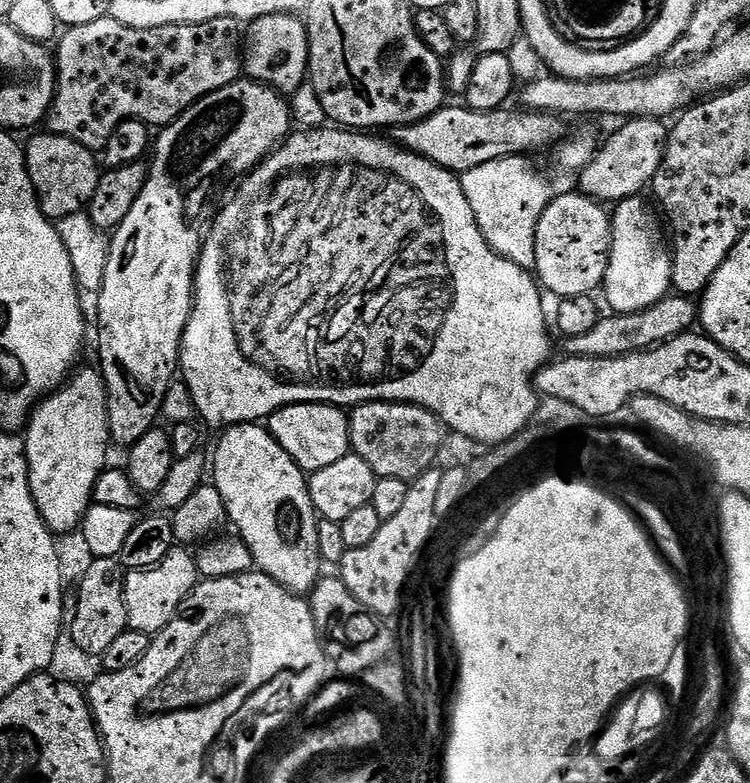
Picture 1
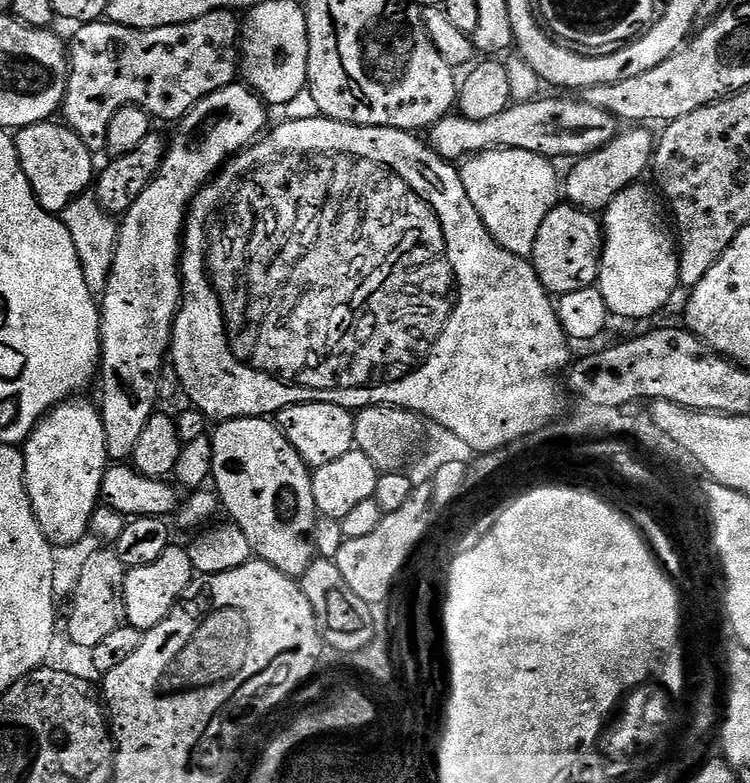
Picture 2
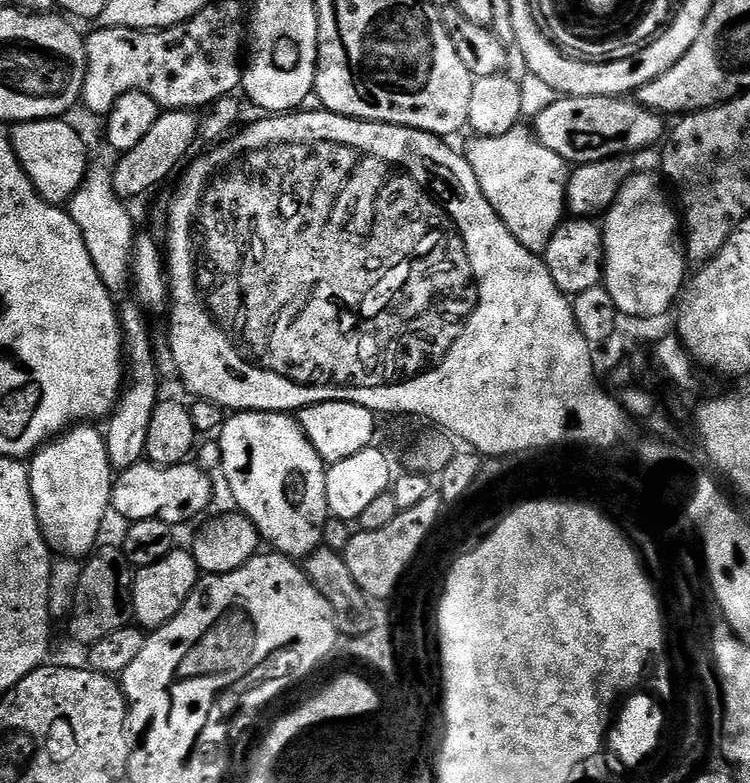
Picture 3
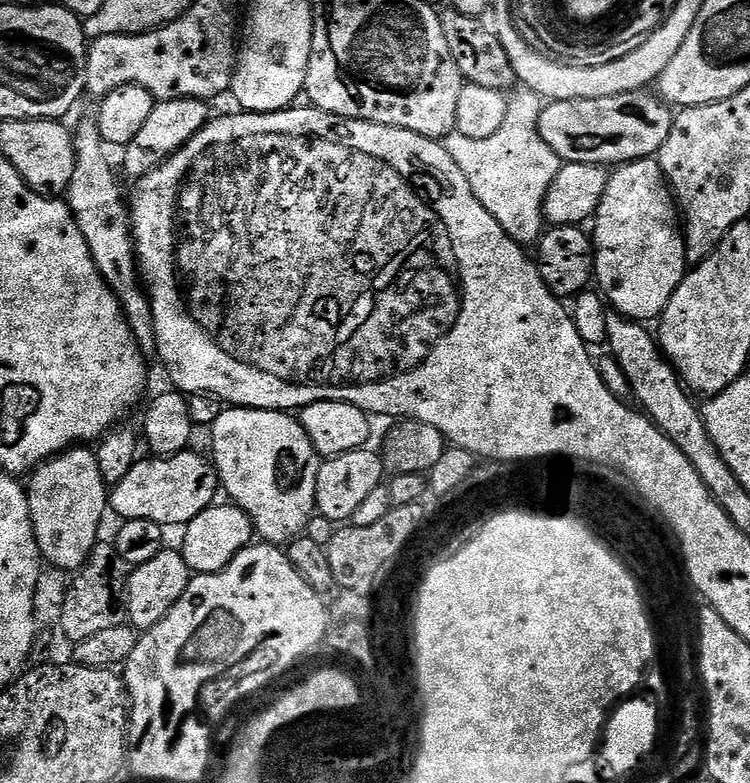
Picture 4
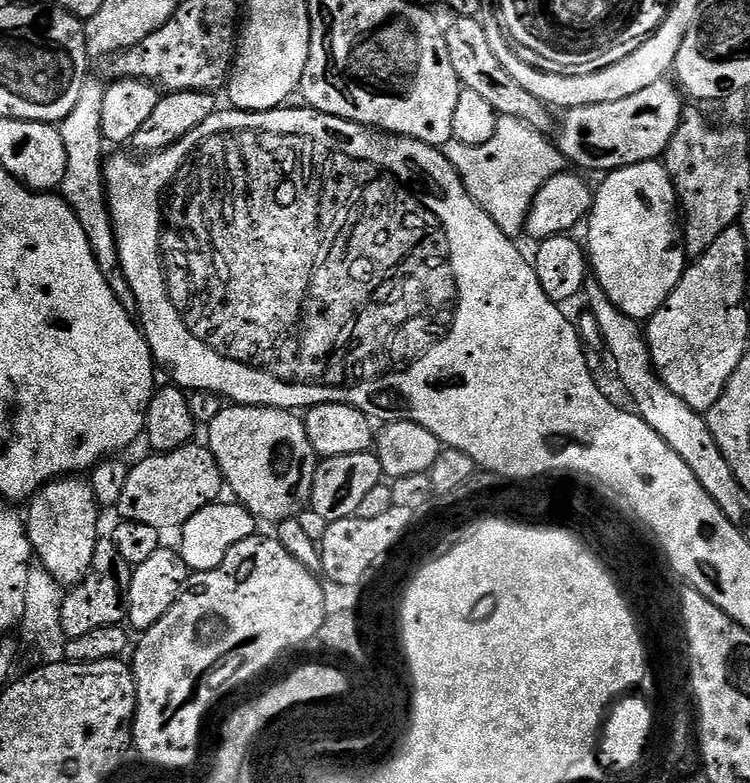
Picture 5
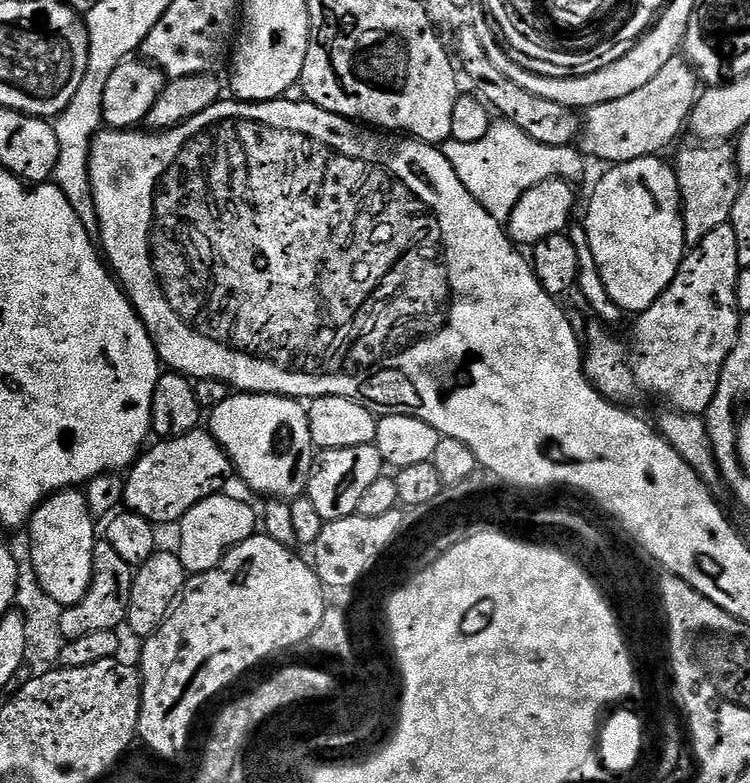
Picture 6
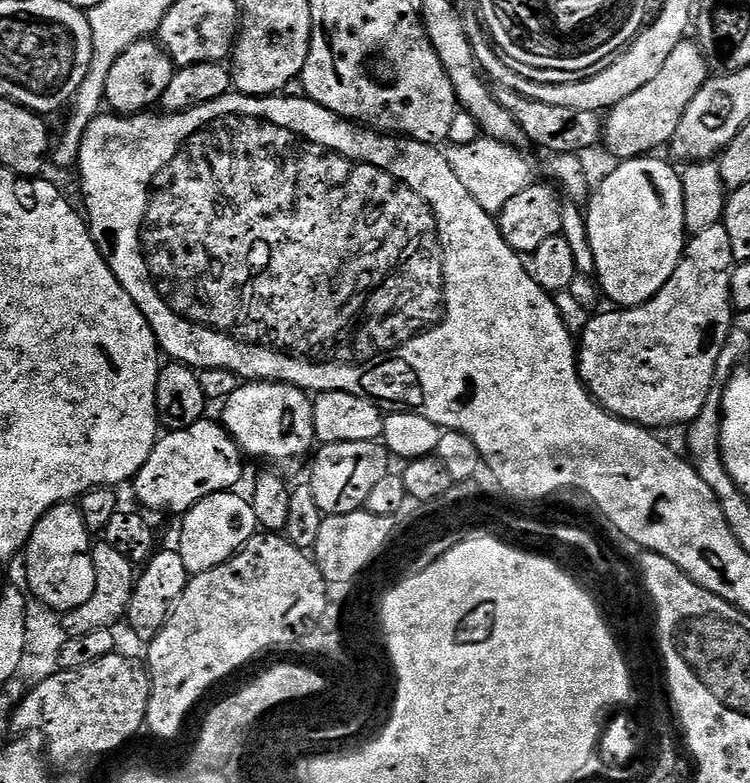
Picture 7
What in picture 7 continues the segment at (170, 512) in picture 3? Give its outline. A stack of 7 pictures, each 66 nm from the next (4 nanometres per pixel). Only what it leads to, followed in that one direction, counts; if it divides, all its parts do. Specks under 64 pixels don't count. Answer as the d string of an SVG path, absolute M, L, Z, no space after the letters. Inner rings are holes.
M205 418L194 422L189 428L177 428L168 430L157 439L150 458L146 460L146 466L136 475L134 487L136 496L140 499L139 507L152 512L180 512L187 514L198 502L211 500L214 494L233 491L236 483L244 476L244 463L246 457L236 444L236 440L224 428L223 423L216 424L211 418Z

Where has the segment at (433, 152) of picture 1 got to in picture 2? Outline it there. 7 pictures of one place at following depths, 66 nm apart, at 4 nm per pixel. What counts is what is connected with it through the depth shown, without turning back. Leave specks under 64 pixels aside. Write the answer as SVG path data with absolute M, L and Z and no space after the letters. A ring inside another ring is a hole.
M528 98L513 103L485 121L472 121L461 114L443 116L430 128L430 147L449 162L460 162L477 152L488 152L494 148L518 148L538 152L542 156L572 156L579 158L589 152L604 148L618 135L617 117L599 108L597 104L586 104L583 99L544 100Z

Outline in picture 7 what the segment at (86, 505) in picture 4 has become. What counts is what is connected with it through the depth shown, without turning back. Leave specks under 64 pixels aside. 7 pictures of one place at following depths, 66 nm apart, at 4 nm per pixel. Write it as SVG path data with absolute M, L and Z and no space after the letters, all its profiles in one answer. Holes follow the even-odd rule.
M75 503L59 504L50 509L38 526L34 526L34 534L23 551L29 578L27 589L31 595L59 614L72 612L90 602L90 594L94 594L93 547L93 533L88 531Z

